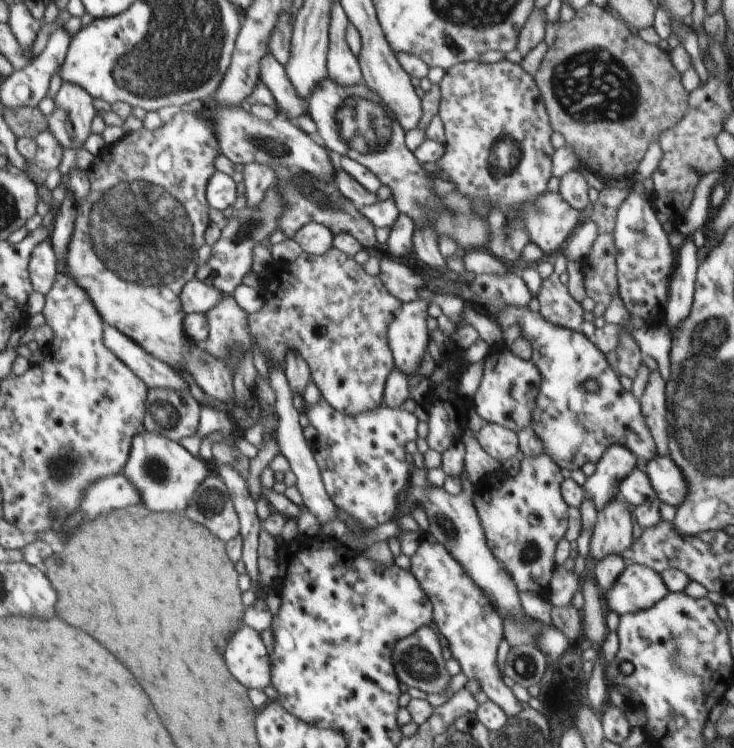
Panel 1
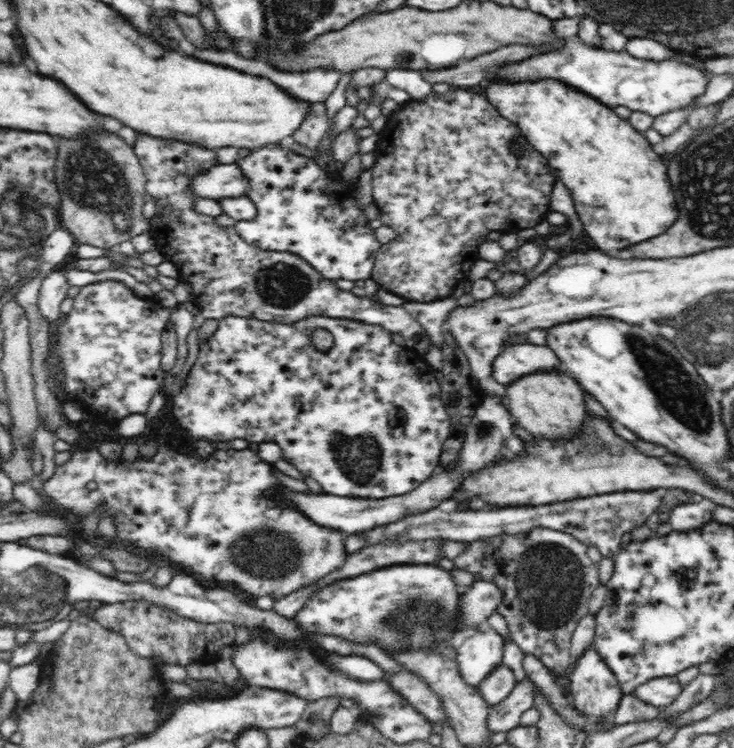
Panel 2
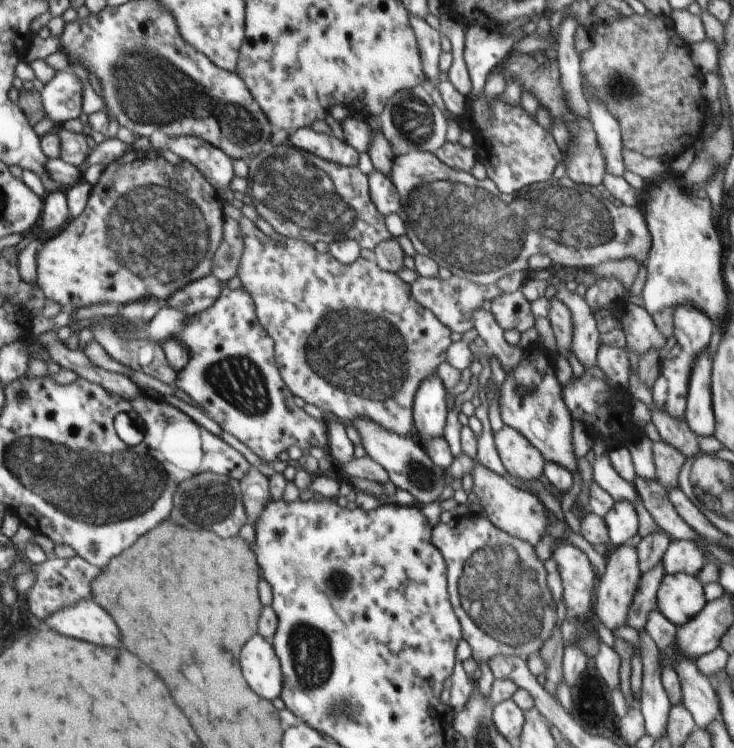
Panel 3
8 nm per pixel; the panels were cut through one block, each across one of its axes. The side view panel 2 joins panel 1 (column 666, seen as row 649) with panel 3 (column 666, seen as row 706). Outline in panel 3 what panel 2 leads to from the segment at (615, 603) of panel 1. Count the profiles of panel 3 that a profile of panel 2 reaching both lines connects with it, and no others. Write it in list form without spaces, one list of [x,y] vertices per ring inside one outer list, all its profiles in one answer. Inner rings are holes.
[[[685,573],[664,574],[656,592],[656,606],[669,622],[682,626],[706,604],[703,585],[695,576]]]

